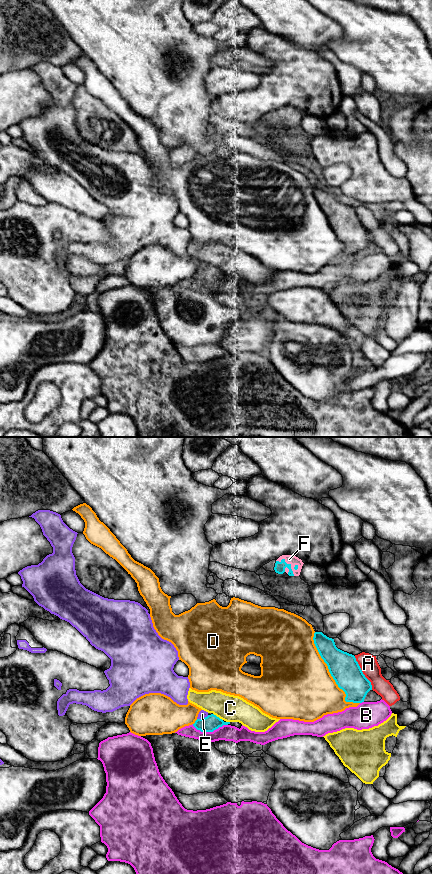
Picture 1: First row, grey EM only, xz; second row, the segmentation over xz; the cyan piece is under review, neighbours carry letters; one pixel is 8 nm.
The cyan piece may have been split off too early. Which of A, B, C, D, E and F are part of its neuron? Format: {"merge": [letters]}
{"merge": ["F"]}

